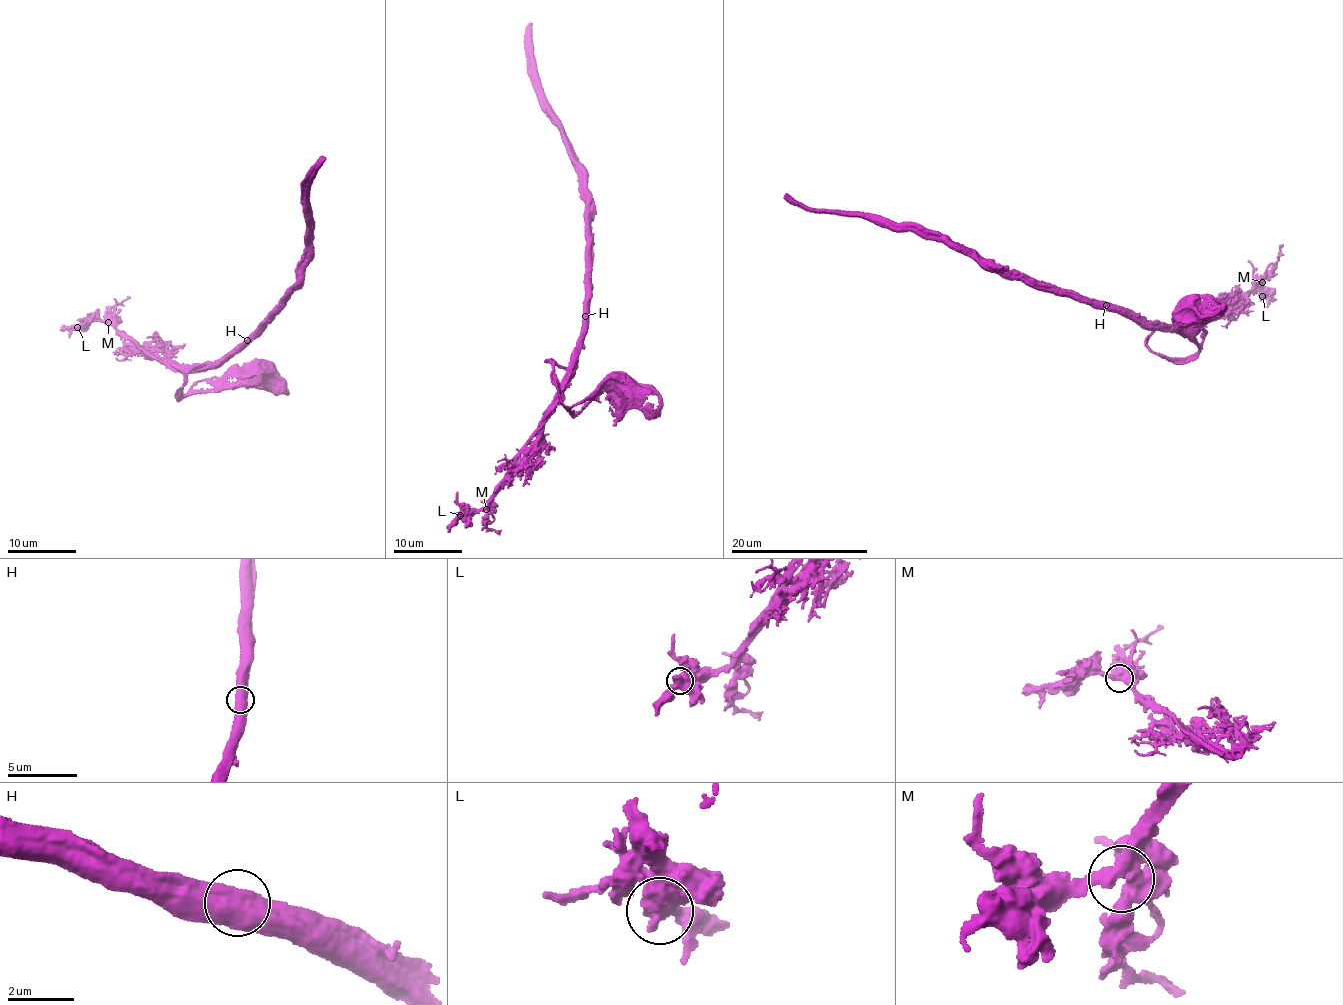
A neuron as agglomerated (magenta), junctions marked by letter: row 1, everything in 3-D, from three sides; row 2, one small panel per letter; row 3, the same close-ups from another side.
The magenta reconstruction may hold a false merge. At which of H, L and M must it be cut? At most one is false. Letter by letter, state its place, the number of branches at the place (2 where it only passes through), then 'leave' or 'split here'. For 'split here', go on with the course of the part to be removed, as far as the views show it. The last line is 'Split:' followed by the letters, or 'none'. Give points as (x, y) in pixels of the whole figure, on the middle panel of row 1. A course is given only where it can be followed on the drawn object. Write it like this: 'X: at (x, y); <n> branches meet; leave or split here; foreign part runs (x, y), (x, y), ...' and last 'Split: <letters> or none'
H: at (585, 316); 2 branches meet; split here; foreign part runs (585, 315), (589, 197), (559, 118), (541, 94), (534, 75), (531, 25)
L: at (460, 515); 2 branches meet; leave
M: at (486, 509); 2 branches meet; leave
Split: H

